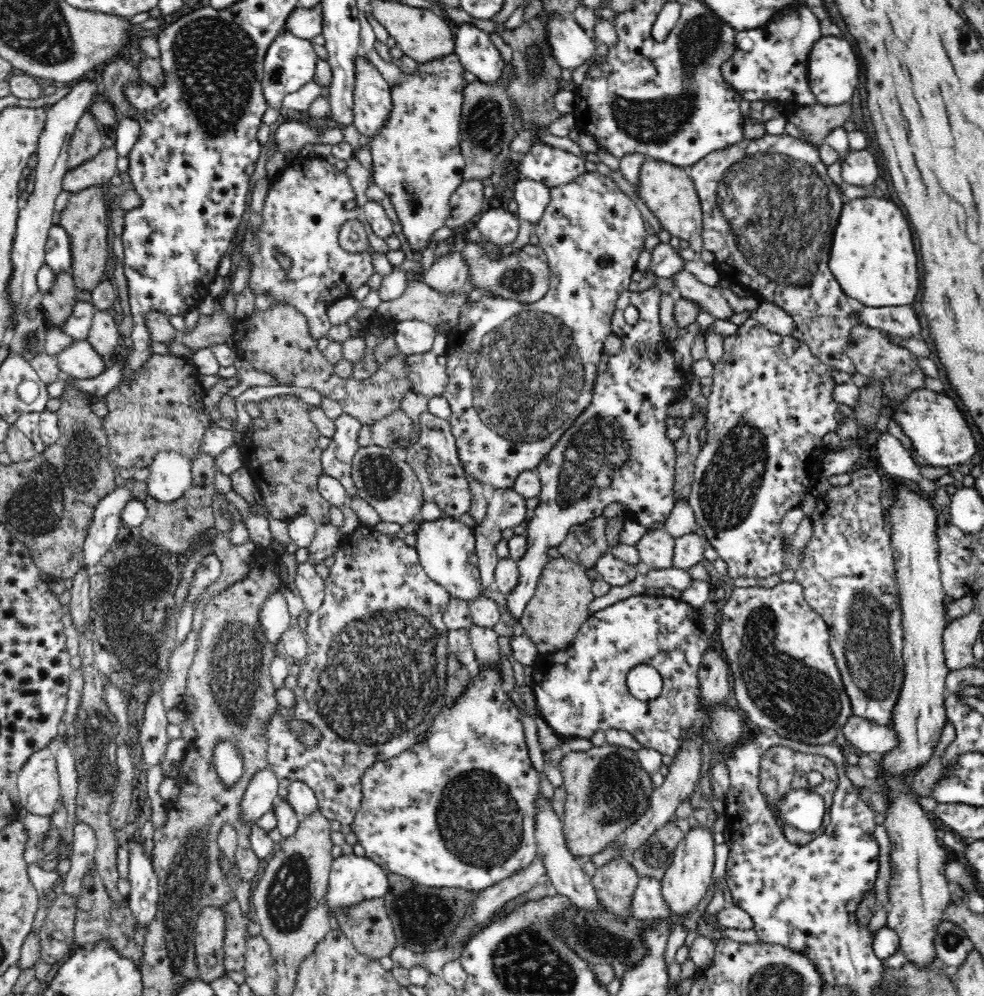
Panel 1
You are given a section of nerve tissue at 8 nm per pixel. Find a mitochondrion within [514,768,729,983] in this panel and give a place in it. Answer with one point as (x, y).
(591, 940)

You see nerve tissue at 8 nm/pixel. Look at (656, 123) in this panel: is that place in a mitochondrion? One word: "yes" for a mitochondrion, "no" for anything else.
yes

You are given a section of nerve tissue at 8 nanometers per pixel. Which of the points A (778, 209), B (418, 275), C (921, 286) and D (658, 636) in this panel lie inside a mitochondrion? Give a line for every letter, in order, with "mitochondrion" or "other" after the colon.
A: mitochondrion
B: other
C: other
D: other

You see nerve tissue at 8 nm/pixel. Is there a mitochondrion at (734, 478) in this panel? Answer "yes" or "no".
yes

